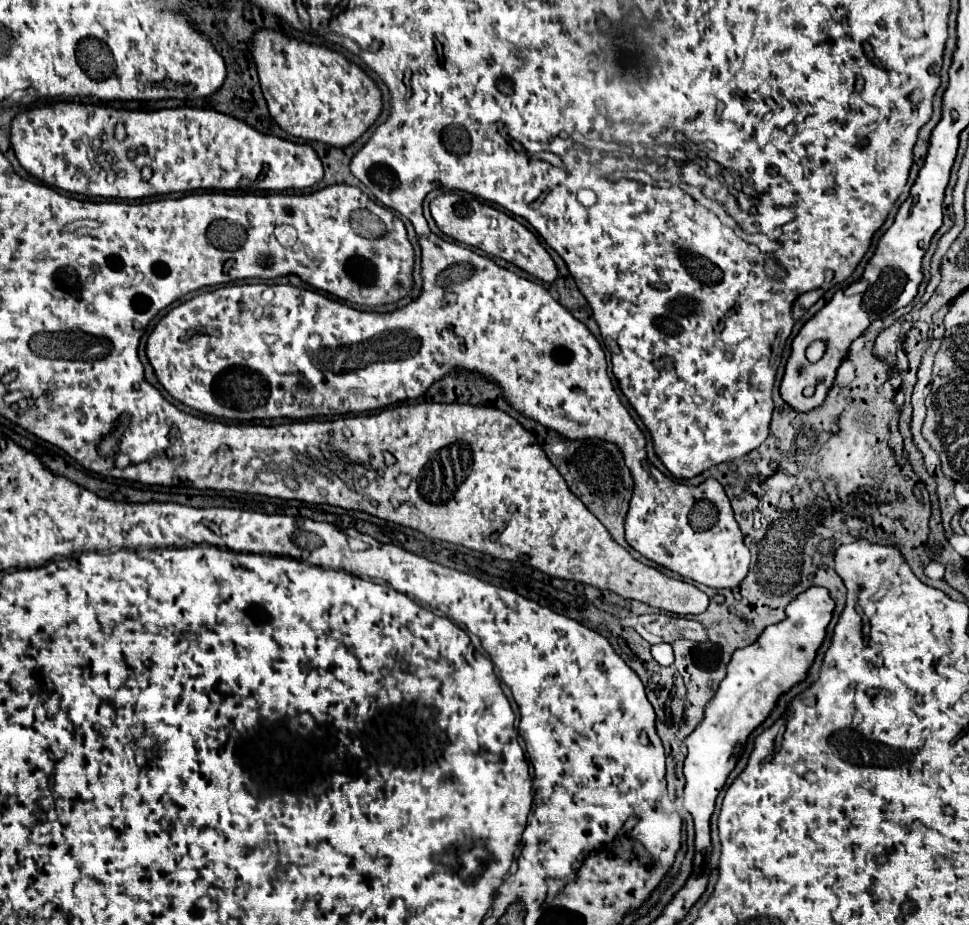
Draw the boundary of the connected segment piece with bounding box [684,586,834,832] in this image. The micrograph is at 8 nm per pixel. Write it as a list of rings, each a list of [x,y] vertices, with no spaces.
[[[812,586],[786,606],[786,618],[782,622],[768,626],[754,644],[734,652],[726,678],[720,682],[720,688],[706,706],[704,720],[686,738],[684,808],[692,814],[696,832],[710,832],[716,796],[738,762],[734,752],[740,752],[752,730],[770,716],[778,698],[808,676],[808,668],[824,642],[832,610],[834,602],[828,590]]]

